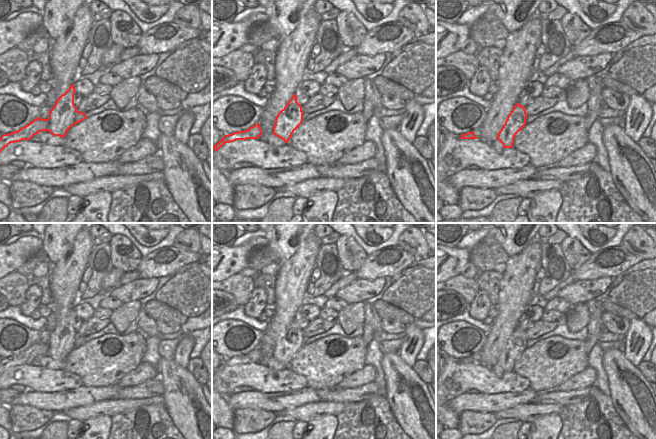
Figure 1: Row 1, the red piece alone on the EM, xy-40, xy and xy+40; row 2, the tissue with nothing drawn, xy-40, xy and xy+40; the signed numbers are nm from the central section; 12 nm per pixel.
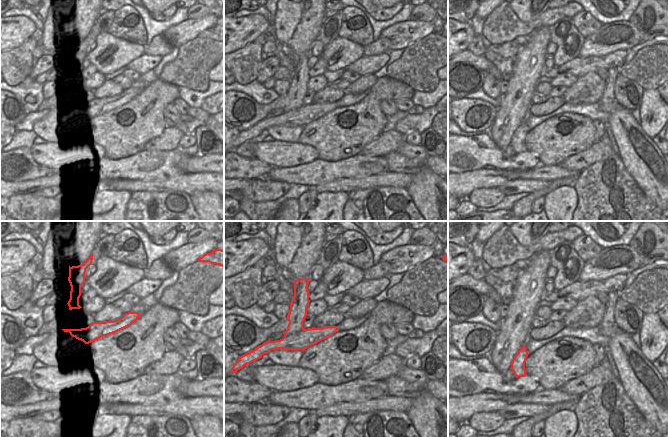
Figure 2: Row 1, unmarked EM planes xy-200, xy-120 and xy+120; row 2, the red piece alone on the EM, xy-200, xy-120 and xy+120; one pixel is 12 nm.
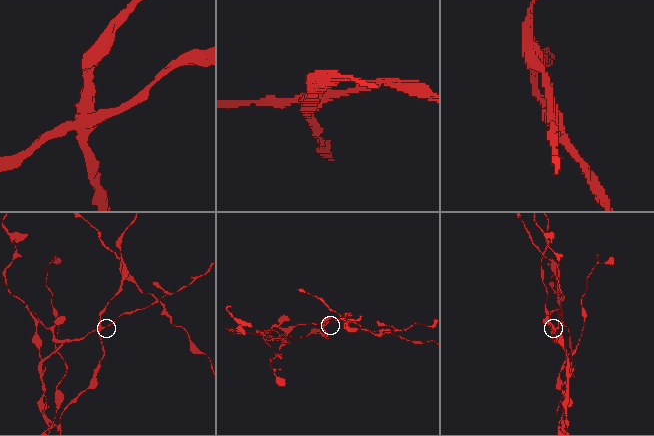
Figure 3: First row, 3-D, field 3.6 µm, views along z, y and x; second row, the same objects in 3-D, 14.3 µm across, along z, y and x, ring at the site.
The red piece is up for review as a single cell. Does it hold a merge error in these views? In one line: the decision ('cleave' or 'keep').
cleave

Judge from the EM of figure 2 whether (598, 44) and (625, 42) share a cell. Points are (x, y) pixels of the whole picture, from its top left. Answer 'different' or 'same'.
same

